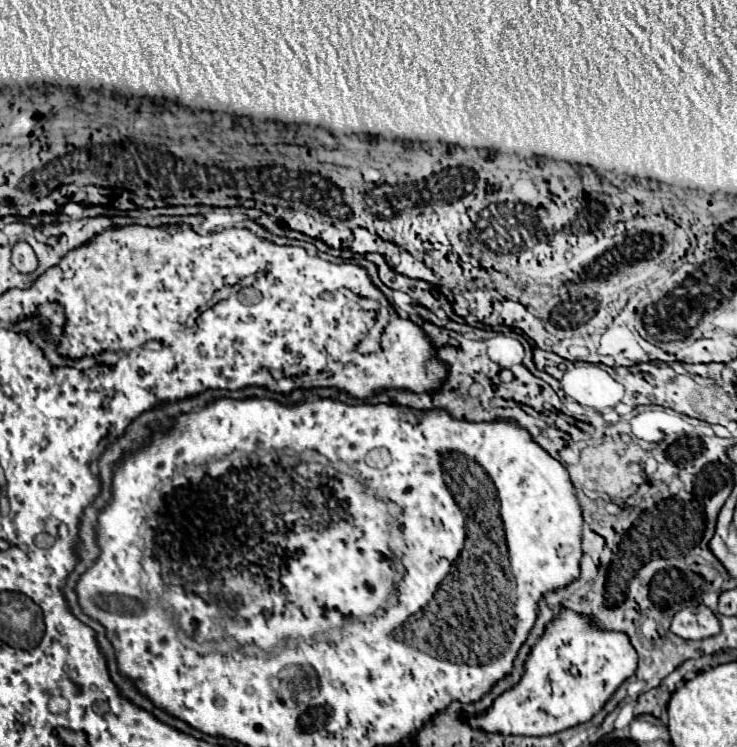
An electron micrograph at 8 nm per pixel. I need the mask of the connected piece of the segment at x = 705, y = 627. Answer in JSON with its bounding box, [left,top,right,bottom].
[673,605,721,639]

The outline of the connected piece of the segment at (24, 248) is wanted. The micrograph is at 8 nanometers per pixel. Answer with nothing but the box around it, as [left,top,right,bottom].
[11,241,37,273]

